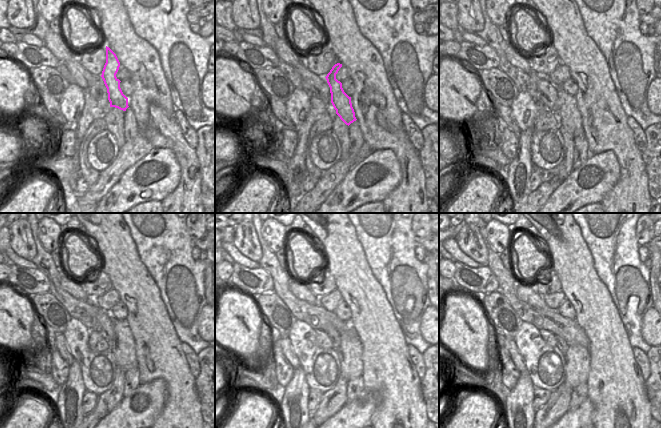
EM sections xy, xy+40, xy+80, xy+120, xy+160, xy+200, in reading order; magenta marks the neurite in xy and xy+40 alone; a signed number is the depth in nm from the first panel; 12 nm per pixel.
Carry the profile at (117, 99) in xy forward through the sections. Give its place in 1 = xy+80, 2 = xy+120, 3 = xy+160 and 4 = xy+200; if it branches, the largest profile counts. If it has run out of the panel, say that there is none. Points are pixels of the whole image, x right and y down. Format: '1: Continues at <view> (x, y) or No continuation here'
1: Continues at xy+80 (570, 118)
2: Continues at xy+120 (124, 354)
3: Continues at xy+160 (350, 351)
4: Continues at xy+200 (577, 357).

